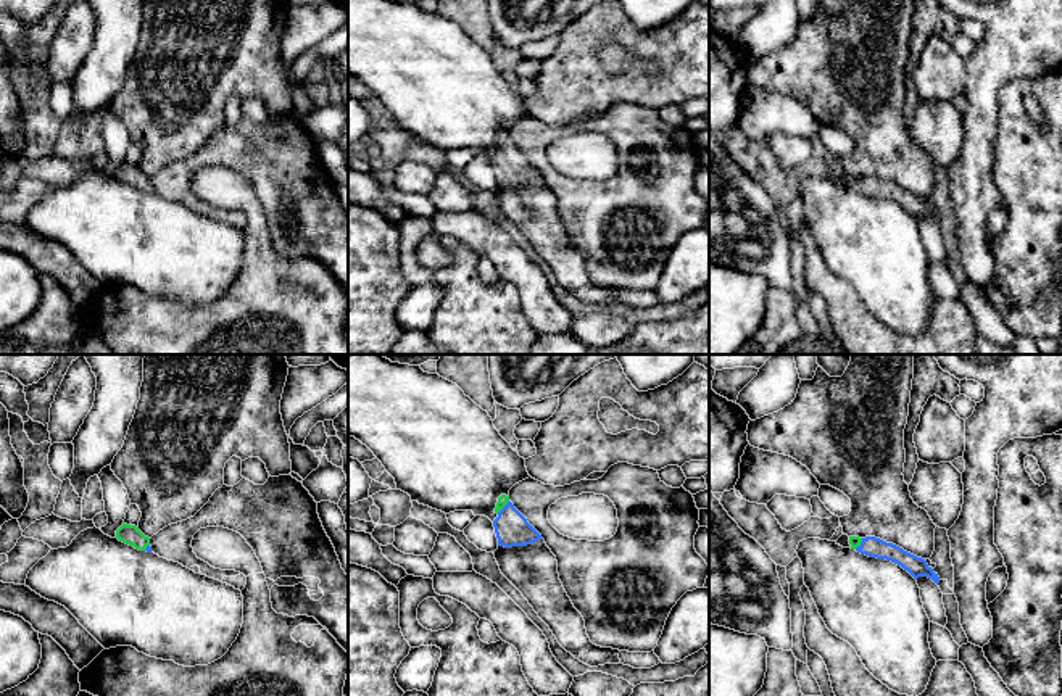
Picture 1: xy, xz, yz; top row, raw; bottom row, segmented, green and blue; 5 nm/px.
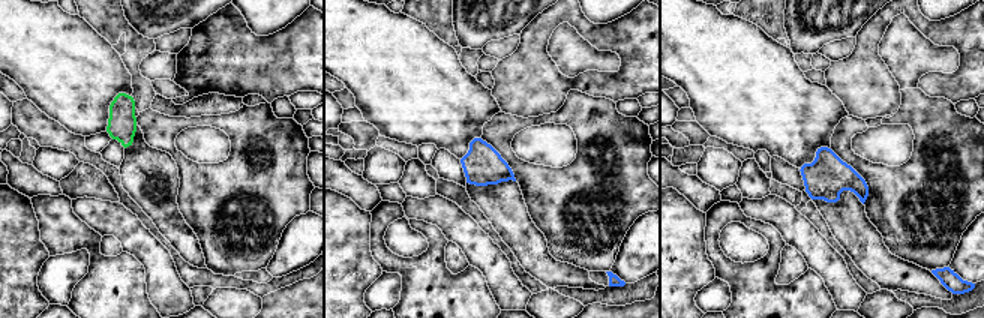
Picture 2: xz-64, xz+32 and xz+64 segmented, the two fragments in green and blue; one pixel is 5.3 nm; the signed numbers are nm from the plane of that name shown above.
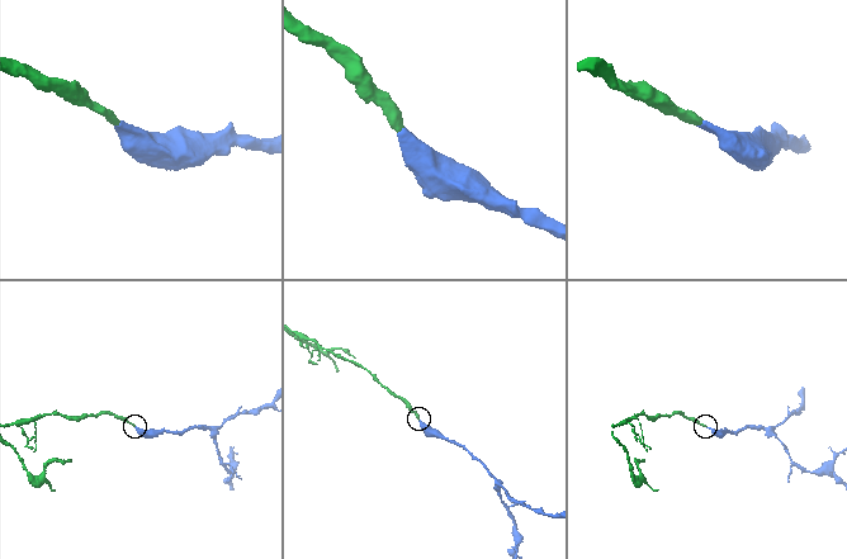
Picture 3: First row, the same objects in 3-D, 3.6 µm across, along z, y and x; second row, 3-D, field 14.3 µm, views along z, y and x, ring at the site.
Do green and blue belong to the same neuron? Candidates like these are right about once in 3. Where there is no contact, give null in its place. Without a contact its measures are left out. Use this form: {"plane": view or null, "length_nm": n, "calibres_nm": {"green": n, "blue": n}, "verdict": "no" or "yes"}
{"plane": "xz", "length_nm": 90, "calibres_nm": {"green": 50, "blue": 170}, "verdict": "yes"}

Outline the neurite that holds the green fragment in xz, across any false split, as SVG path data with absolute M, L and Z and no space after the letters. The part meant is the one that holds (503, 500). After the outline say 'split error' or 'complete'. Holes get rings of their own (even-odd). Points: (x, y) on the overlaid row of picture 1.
M501 495L498 498L493 520L498 546L527 546L538 540L541 535L527 522L527 519L514 508L509 496Z; split error

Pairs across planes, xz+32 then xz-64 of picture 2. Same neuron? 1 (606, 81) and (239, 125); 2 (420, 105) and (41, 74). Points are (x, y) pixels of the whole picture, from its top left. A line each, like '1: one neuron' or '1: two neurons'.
1: two neurons
2: one neuron

